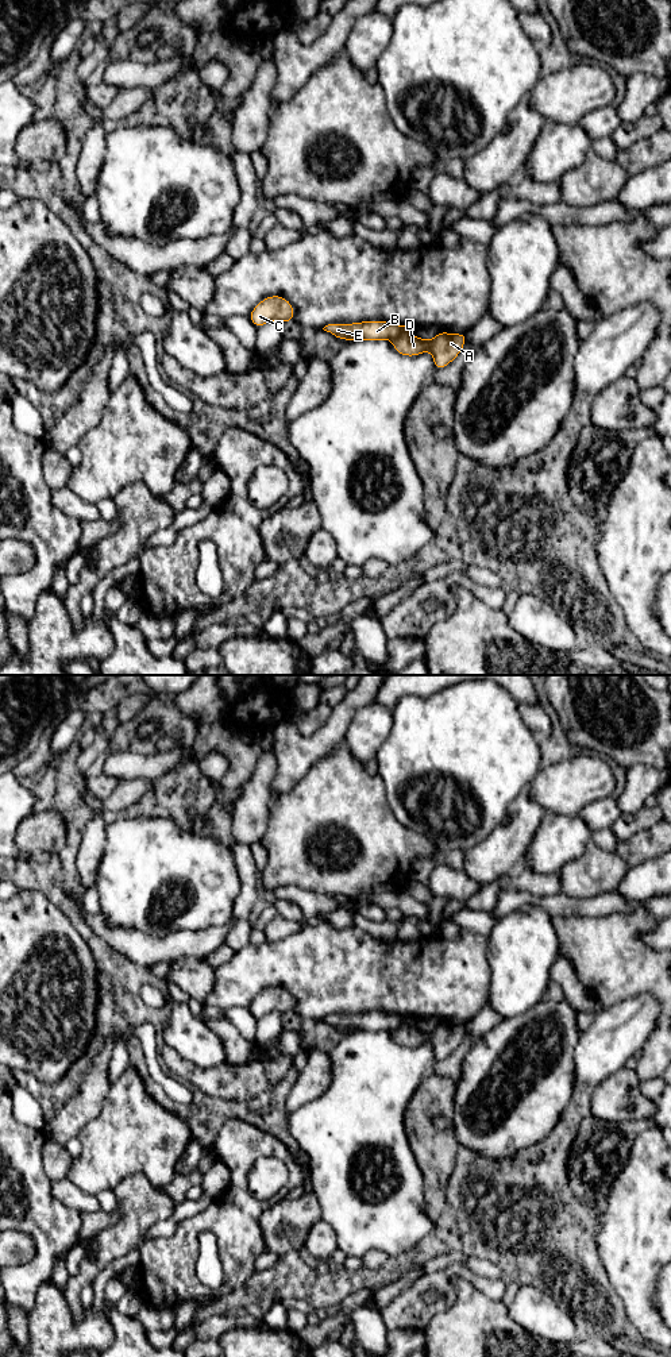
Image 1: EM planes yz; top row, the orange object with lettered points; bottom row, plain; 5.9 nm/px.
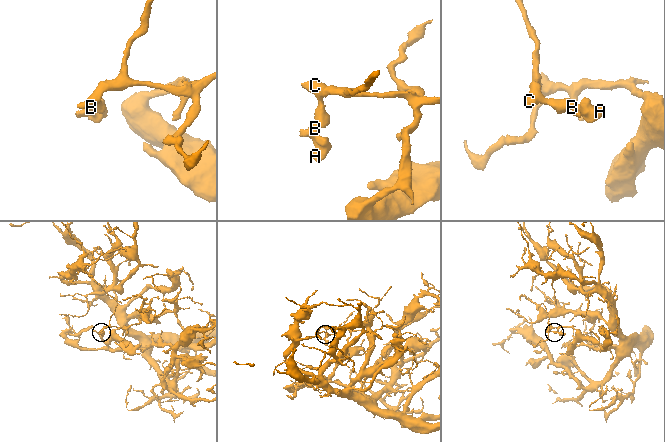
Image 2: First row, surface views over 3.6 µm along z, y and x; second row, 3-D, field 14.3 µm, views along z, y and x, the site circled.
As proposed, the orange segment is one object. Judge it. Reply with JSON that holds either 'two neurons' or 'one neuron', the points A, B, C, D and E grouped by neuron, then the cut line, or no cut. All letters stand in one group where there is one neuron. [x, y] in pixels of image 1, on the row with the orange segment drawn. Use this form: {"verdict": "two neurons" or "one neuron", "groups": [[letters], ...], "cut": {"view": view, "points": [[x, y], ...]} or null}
{"verdict": "two neurons", "groups": [["A", "D"], ["B", "C", "E"]], "cut": {"view": "yz", "points": [[401, 326], [401, 332], [392, 340]]}}

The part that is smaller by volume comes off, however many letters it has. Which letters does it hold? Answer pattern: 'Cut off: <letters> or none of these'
Cut off: A, D

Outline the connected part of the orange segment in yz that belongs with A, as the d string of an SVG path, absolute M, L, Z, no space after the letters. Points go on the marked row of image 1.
M401 325L400 336L393 340L393 348L405 356L416 356L429 351L433 356L435 370L450 365L466 344L467 334L448 334L440 331L433 339L424 340L420 336L410 336L410 325Z

